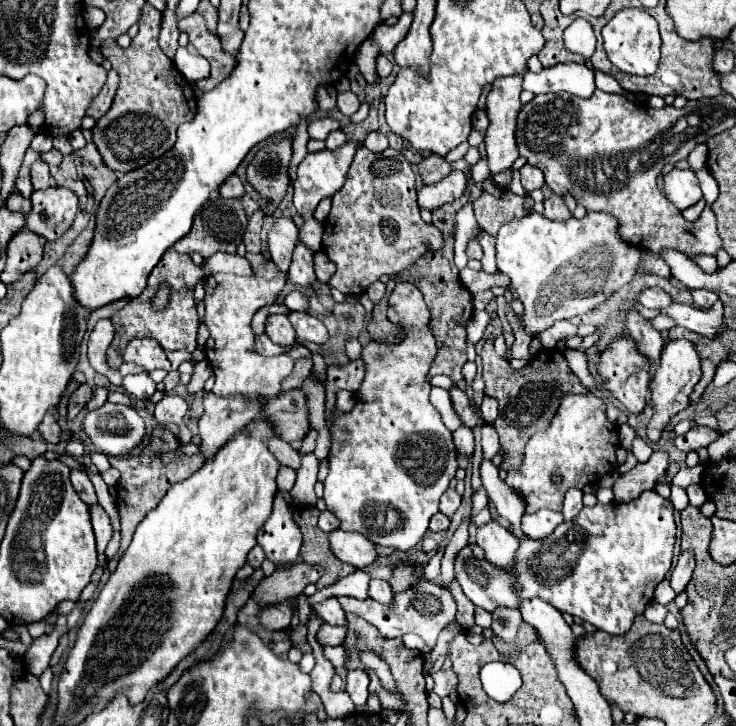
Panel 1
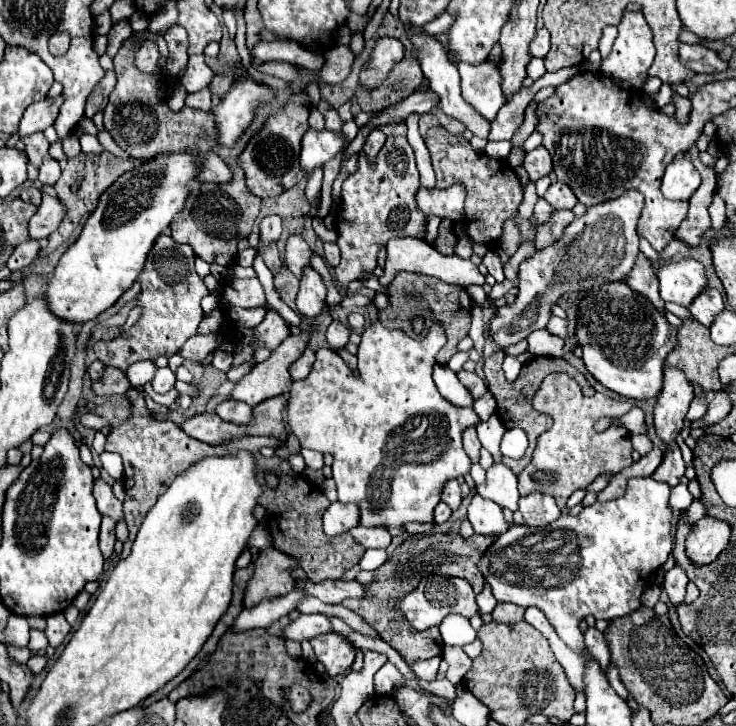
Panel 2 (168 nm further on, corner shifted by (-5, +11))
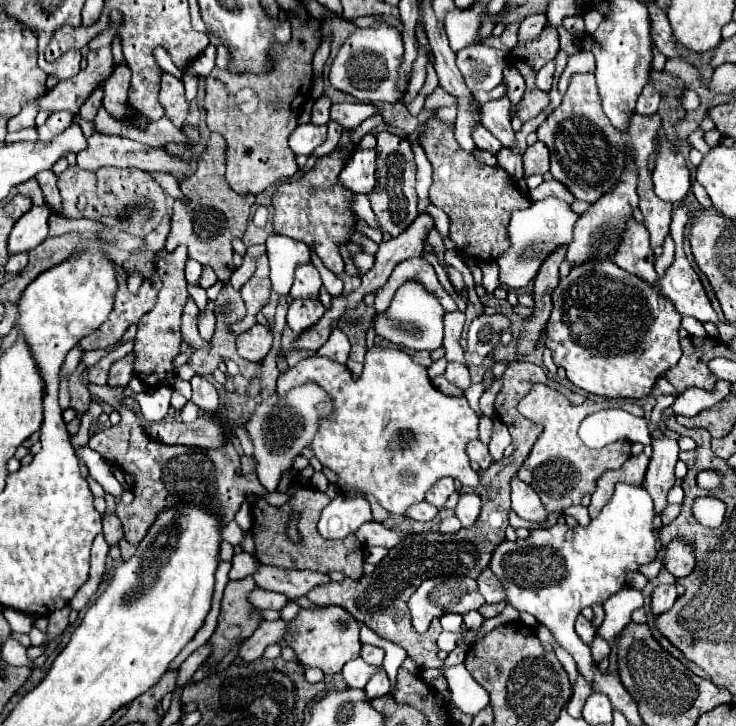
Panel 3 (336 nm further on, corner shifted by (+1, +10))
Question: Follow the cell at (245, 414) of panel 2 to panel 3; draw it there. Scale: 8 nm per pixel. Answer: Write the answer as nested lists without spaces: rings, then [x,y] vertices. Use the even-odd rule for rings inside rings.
[[[194,376],[190,380],[192,384],[192,402],[200,406],[200,410],[208,410],[208,412],[216,412],[220,400],[218,400],[218,392],[216,392],[216,386],[202,378],[202,376]]]

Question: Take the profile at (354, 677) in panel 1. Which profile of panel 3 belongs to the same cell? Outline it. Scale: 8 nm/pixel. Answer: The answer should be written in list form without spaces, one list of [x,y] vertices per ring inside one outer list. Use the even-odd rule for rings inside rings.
[[[362,644],[360,656],[362,656],[362,660],[364,660],[366,664],[378,666],[378,664],[382,664],[382,660],[384,660],[384,650],[378,648],[378,646],[372,646],[372,644]]]

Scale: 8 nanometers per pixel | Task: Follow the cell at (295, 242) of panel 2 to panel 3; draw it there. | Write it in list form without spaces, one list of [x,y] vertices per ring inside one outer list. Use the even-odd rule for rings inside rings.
[[[302,264],[296,268],[296,280],[290,292],[292,298],[318,300],[320,288],[322,288],[322,282],[320,282],[320,274],[314,264]]]

